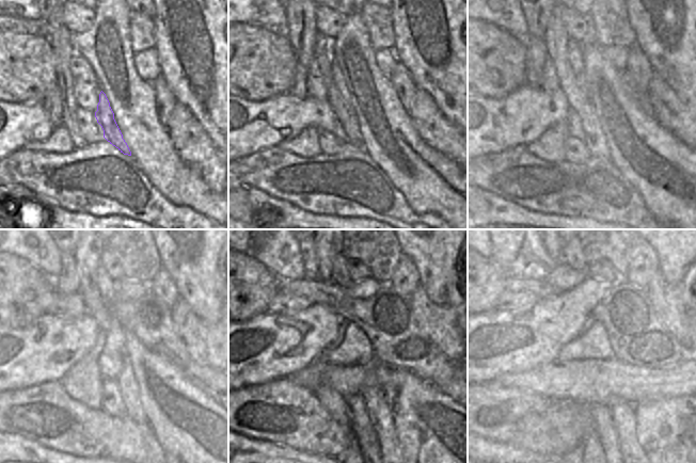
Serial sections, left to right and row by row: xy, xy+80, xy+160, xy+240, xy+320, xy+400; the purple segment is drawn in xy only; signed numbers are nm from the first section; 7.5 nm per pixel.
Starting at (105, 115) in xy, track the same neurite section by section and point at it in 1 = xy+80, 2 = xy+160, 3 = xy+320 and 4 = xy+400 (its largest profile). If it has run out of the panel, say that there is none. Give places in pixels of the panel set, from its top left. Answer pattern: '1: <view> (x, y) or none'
1: xy+80 (336, 74)
2: xy+160 (573, 50)
3: xy+320 (339, 272)
4: xy+400 (572, 255)

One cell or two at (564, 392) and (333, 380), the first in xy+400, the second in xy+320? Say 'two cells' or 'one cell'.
one cell

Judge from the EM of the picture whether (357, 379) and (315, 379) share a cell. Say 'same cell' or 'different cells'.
same cell

